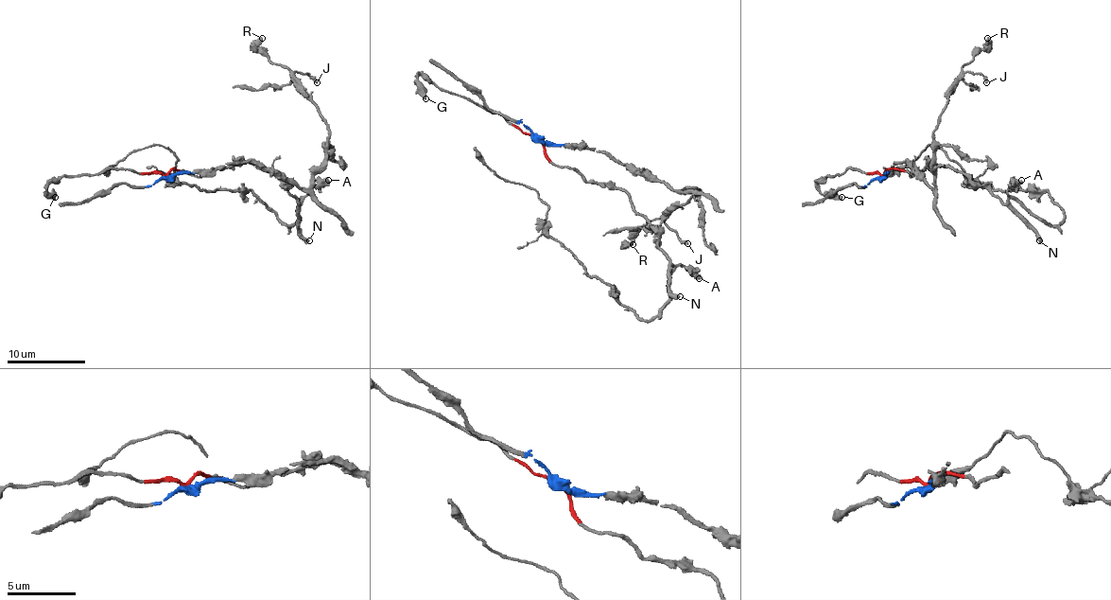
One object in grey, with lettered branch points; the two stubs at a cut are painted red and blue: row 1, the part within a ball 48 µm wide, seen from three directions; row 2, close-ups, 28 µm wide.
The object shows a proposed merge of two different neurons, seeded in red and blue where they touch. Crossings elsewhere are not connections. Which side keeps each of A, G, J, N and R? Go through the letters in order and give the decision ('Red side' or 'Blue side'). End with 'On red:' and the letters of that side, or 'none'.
A: Red side
G: Red side
J: Blue side
N: Red side
R: Blue side
On red: A, G, N

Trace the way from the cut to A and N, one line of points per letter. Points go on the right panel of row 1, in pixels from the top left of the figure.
A: (881, 176), (948, 164), (1004, 203), (1021, 180)
N: (881, 176), (888, 169), (905, 169), (911, 176), (930, 164), (948, 164), (972, 184), (986, 185), (1039, 240)

